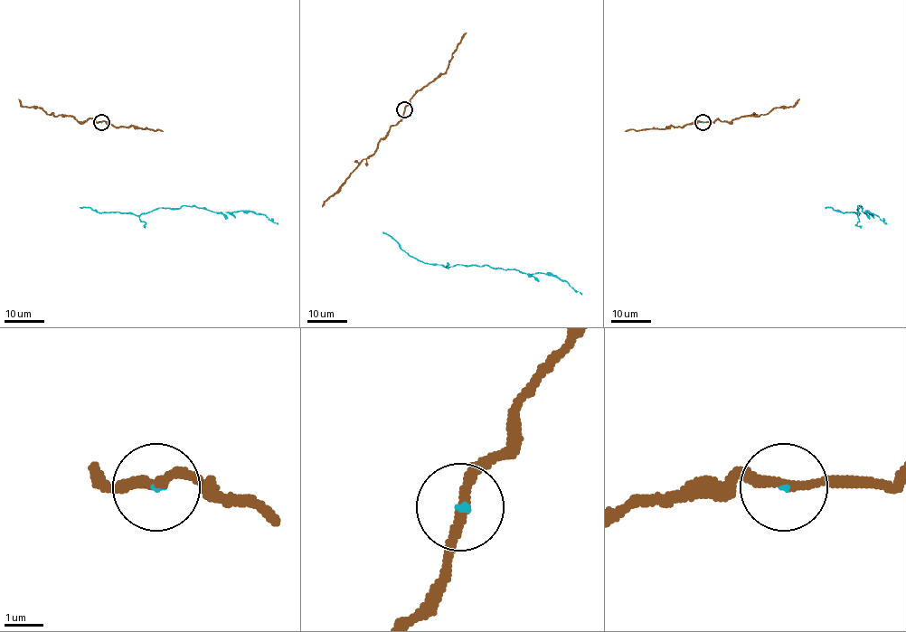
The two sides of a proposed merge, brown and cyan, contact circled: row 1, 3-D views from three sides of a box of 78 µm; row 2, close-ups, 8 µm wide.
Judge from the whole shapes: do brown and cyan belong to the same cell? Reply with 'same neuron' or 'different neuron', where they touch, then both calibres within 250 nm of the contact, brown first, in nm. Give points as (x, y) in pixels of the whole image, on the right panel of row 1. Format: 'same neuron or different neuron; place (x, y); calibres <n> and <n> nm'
same neuron; place (703, 122); calibres 240 and 60 nm

